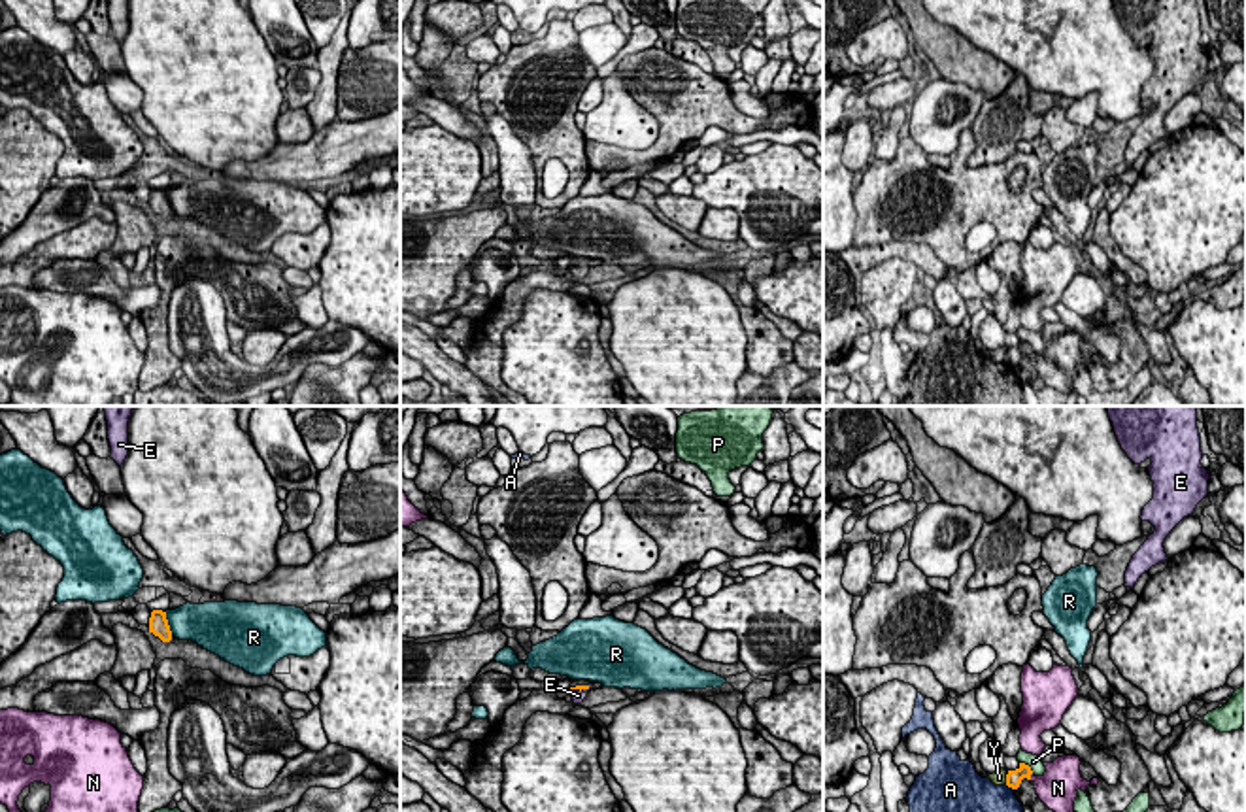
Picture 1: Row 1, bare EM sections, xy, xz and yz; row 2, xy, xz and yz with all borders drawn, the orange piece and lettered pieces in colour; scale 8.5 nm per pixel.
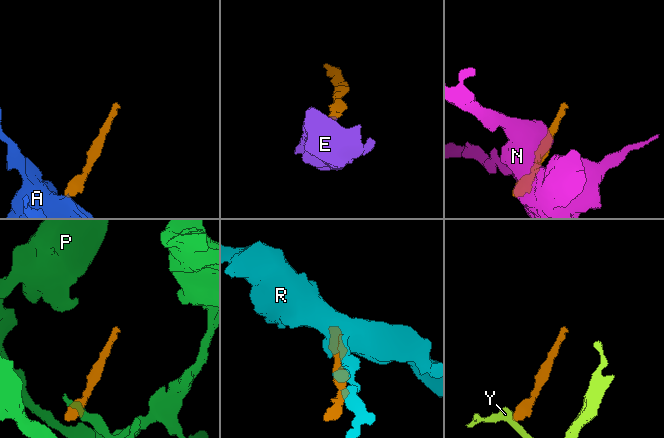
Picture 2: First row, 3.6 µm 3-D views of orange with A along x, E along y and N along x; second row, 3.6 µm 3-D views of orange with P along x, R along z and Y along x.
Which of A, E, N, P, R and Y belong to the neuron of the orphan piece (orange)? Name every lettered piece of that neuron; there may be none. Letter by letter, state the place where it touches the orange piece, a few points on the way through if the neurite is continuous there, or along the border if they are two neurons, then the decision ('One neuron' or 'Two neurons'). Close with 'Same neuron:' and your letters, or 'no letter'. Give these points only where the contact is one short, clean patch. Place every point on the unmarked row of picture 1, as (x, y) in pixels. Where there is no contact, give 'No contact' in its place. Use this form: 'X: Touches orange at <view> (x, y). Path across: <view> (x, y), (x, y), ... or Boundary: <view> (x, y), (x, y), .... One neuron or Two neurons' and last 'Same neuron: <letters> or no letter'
A: Touches orange at yz (1010, 363). Boundary: yz (1007, 361), (1012, 367). Two neurons
E: Touches orange at xz (574, 265). Path across: xz (580, 265), (574, 265), (578, 272). One neuron
N: Touches orange at yz (1029, 354). Two neurons
P: Touches orange at yz (1027, 342). Boundary: yz (1020, 338), (1033, 350). Two neurons
R: Touches orange at xy (167, 201). Two neurons
Y: Touches orange at yz (1007, 357). Two neurons
Same neuron: E

